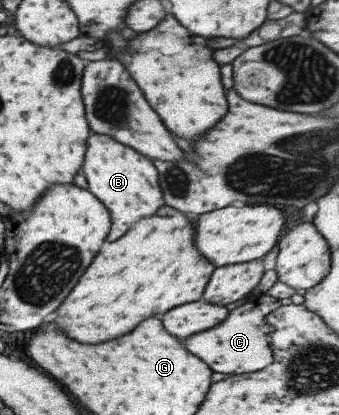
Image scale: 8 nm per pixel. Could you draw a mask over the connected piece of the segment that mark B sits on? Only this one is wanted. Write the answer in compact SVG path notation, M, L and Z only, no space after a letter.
M88 135L80 173L86 179L86 189L108 210L111 224L106 241L116 241L132 223L156 215L156 209L164 205L158 187L158 173L151 159L108 135Z

